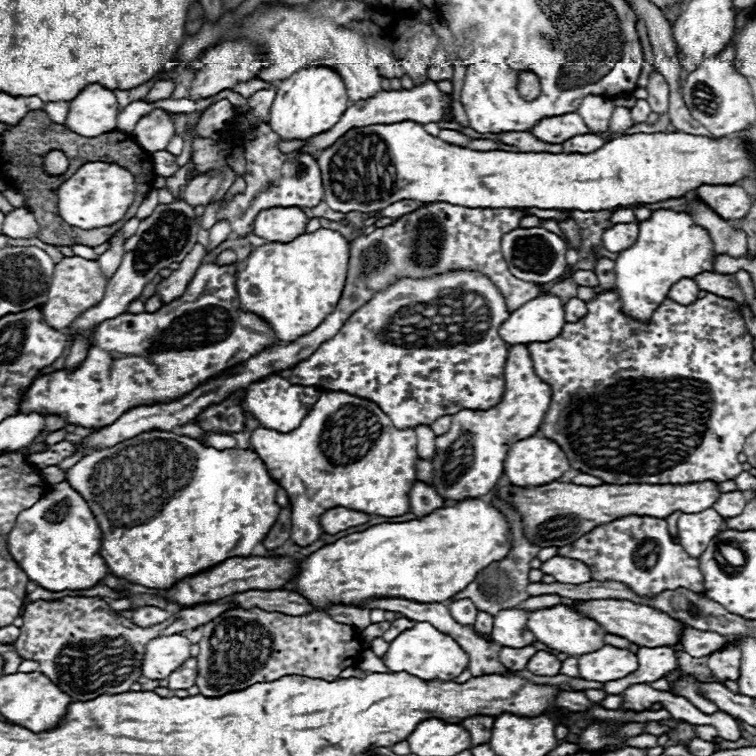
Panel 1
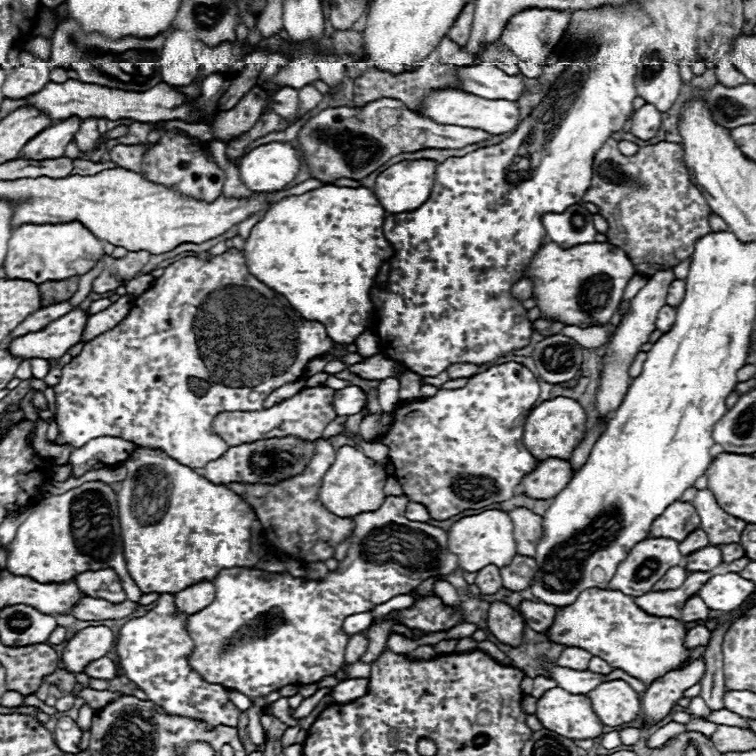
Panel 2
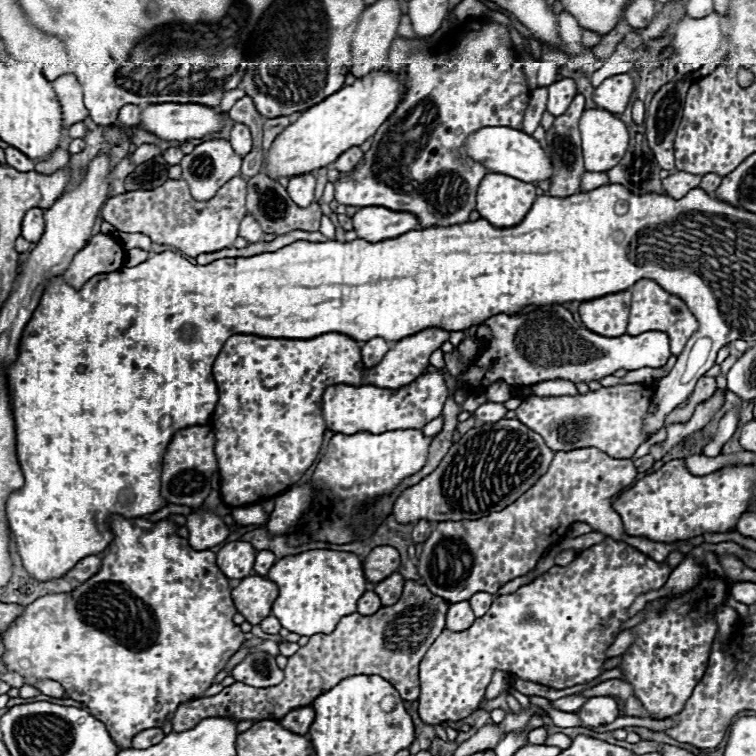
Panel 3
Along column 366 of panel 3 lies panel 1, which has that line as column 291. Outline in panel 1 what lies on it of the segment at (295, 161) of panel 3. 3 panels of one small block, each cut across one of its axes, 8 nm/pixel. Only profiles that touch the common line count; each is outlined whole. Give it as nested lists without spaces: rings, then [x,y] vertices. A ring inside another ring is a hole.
[[[310,66],[296,70],[290,78],[278,82],[278,92],[270,108],[268,124],[282,140],[308,140],[328,132],[350,106],[342,76],[330,66]]]

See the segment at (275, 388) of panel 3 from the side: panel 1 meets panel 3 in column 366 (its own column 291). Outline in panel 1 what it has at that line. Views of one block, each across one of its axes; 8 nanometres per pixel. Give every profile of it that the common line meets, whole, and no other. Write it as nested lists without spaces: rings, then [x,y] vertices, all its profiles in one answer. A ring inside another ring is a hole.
[[[448,270],[430,278],[404,276],[376,292],[330,340],[322,342],[310,358],[290,368],[286,378],[290,384],[366,396],[394,420],[396,428],[416,428],[418,424],[430,426],[438,416],[454,414],[464,408],[488,410],[496,406],[504,394],[508,344],[498,336],[498,324],[502,324],[506,316],[510,316],[510,312],[502,292],[480,272]]]

